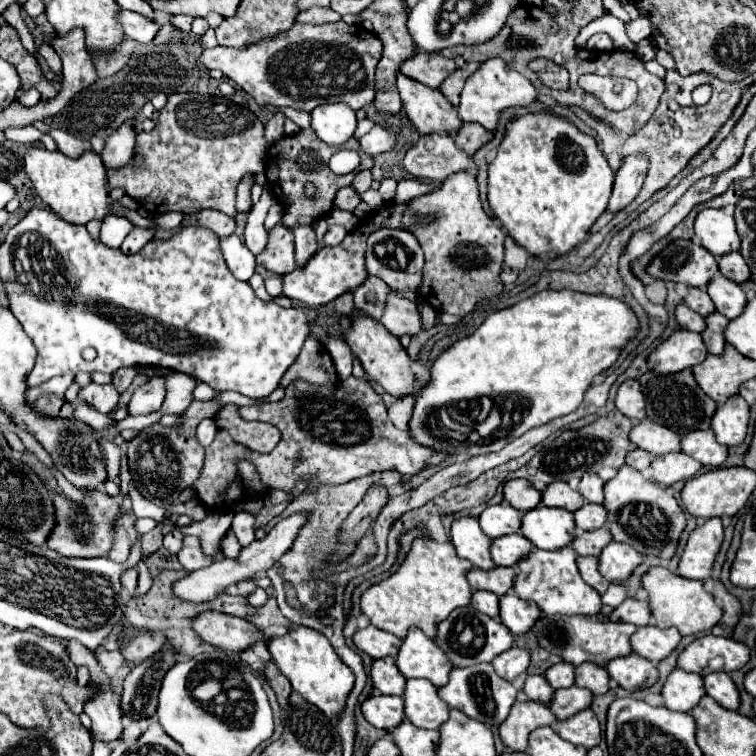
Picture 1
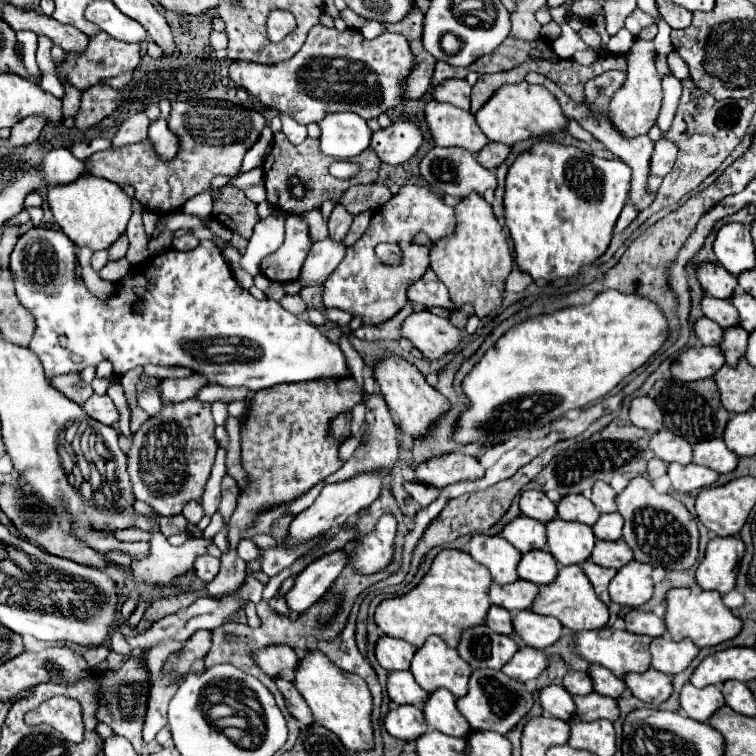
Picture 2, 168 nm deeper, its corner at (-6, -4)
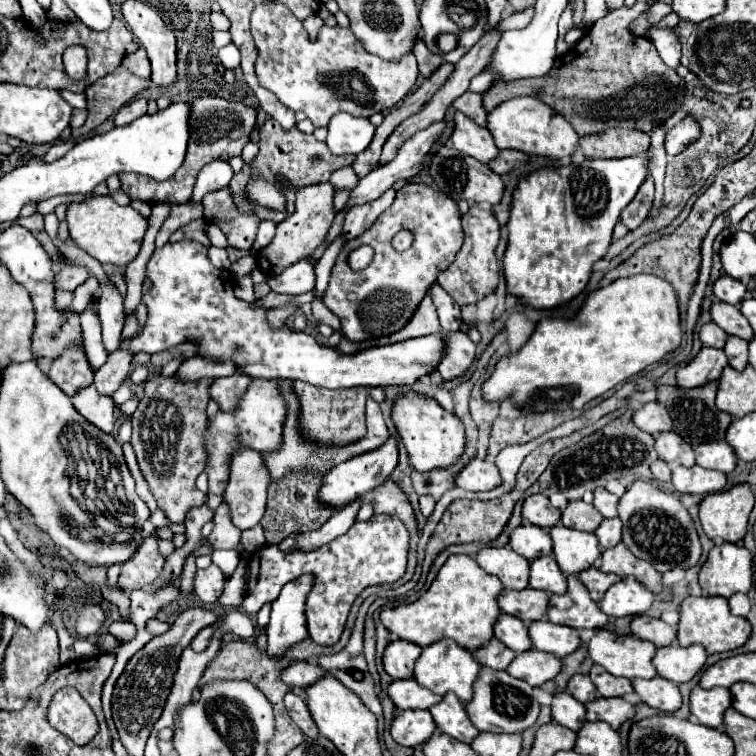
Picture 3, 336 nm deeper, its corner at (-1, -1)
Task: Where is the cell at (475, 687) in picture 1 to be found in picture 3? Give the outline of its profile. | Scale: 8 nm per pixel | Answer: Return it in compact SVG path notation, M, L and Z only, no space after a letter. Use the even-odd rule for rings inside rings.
M484 667L474 683L474 699L466 703L470 721L480 731L490 733L522 733L532 727L538 719L540 705L532 695L532 687L516 677L510 677L506 671L494 671Z

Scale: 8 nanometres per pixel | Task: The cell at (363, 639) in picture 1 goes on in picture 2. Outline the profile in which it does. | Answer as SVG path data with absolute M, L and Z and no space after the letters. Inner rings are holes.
M381 636L375 644L375 658L385 670L409 670L411 658L415 654L415 646L405 640Z

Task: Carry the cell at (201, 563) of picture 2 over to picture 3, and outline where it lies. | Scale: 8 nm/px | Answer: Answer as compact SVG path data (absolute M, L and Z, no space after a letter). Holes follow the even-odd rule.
M210 565L208 569L198 569L196 573L196 595L204 605L212 605L218 601L224 589L224 575L218 565Z

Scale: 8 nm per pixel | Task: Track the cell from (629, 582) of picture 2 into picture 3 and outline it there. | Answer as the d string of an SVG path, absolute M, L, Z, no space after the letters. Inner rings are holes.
M628 577L606 591L600 609L610 617L638 617L650 609L652 601L654 595L648 593L644 585Z

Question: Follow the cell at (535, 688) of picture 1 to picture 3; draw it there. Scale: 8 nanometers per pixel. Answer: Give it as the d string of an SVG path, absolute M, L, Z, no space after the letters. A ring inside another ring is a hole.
M566 691L556 693L554 701L552 701L552 719L572 731L578 731L580 725L584 725L584 721L586 721L584 703L580 703Z

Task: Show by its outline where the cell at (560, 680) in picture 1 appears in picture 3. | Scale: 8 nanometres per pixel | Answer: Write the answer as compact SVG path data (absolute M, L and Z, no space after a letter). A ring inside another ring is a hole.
M574 675L568 683L568 691L582 703L588 703L588 701L594 701L598 697L598 691L596 687L590 683L590 677L588 675Z

